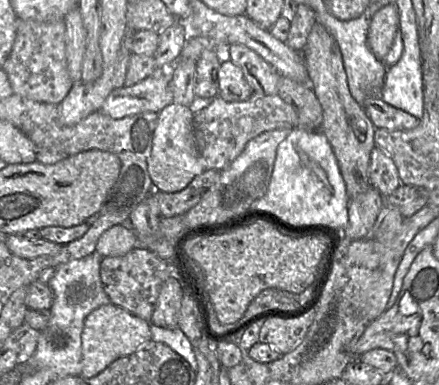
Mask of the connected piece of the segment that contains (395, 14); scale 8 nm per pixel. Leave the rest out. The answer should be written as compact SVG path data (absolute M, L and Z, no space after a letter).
M394 2L381 8L372 17L368 29L367 44L379 61L383 62L385 59L399 29L399 12Z

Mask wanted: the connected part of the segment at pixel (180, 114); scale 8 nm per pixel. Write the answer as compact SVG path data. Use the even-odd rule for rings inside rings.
M174 102L158 112L152 150L147 162L155 191L179 192L186 188L196 176L205 171L193 135L193 116L189 107Z

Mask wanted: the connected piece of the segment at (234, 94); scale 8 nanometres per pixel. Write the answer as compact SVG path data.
M224 56L218 68L217 82L218 96L227 102L244 101L254 93L241 68Z

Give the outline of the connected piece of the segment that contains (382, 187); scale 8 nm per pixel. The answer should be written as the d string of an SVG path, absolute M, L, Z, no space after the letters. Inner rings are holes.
M378 147L371 152L368 177L372 187L377 189L384 198L403 185L394 161Z

